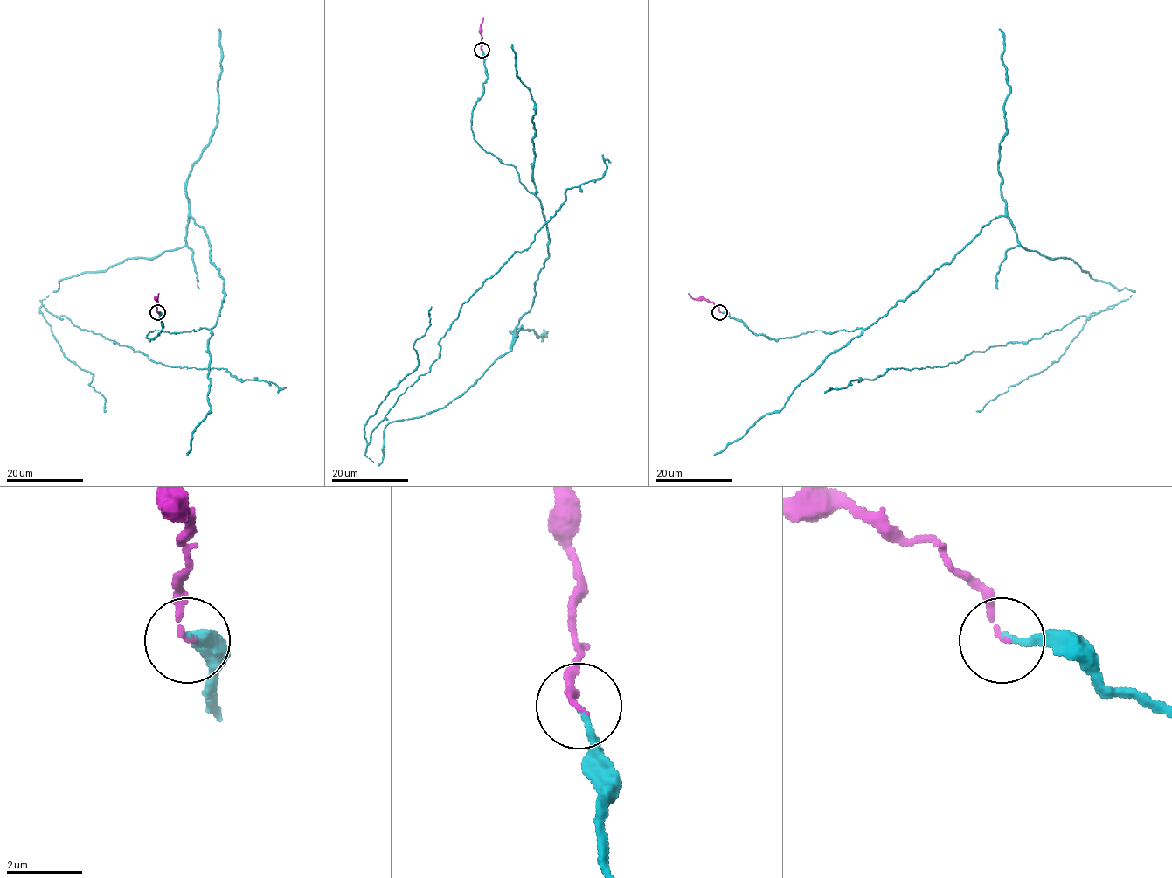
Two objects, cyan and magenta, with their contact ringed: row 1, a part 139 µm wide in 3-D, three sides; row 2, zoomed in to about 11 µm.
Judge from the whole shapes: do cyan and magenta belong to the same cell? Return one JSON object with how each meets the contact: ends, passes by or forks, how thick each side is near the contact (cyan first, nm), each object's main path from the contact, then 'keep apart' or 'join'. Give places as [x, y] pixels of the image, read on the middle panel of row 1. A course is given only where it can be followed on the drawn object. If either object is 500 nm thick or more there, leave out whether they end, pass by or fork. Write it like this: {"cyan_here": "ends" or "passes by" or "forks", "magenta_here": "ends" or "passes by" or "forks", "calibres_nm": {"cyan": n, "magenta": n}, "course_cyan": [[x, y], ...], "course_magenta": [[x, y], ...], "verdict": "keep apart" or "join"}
{"cyan_here": "ends", "magenta_here": "ends", "calibres_nm": {"cyan": 150, "magenta": 130}, "course_cyan": [[481, 50], [471, 130], [540, 204], [548, 257], [508, 352], [364, 456], [461, 305], [611, 162]], "course_magenta": [[481, 50], [481, 24], [483, 18]], "verdict": "join"}

